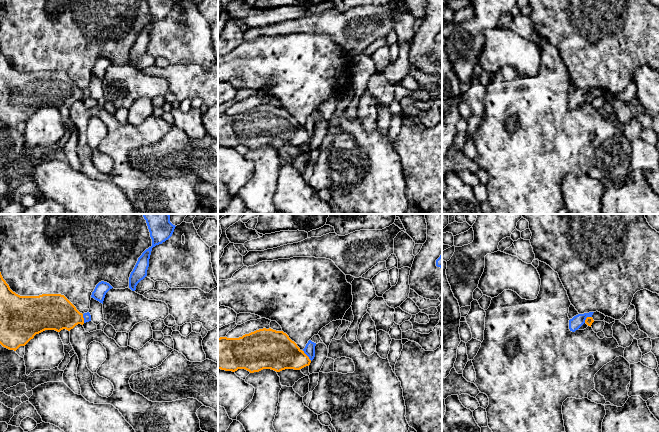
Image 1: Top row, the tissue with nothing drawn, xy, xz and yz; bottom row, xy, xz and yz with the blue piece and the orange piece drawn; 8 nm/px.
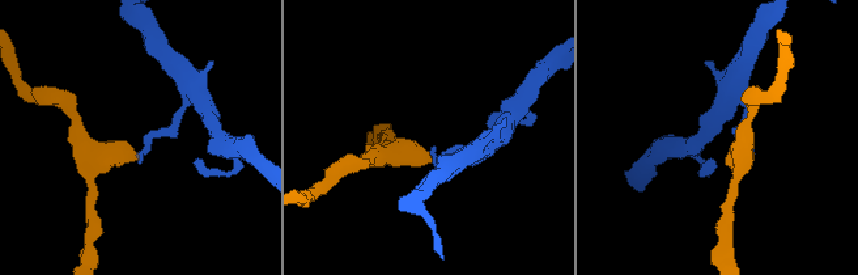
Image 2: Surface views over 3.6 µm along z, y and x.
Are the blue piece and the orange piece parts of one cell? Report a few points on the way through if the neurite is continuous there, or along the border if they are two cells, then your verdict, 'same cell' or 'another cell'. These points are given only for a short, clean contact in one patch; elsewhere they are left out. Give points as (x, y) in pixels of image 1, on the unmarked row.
border xz (303, 126), (311, 136); another cell

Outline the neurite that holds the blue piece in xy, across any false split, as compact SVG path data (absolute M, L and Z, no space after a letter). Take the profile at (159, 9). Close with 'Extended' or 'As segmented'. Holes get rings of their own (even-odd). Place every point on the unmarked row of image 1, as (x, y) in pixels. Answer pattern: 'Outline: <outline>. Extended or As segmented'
Outline: M147 0L147 2L152 15L152 22L146 25L138 34L134 45L130 50L129 64L132 67L135 67L137 60L147 52L152 24L168 16L176 3L173 0Z. As segmented

